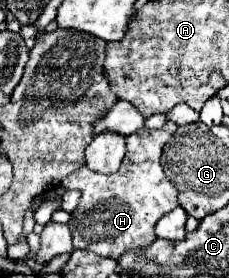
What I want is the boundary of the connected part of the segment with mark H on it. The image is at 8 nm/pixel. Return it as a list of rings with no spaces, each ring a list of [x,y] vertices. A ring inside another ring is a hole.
[[[167,121],[161,129],[139,129],[127,137],[127,155],[115,173],[95,173],[87,165],[79,167],[63,187],[79,189],[81,199],[77,209],[71,213],[69,229],[73,229],[73,247],[87,249],[99,257],[119,259],[127,249],[149,245],[157,239],[155,223],[173,211],[177,203],[177,189],[165,177],[161,167],[161,153],[165,143],[175,133],[175,123]]]

